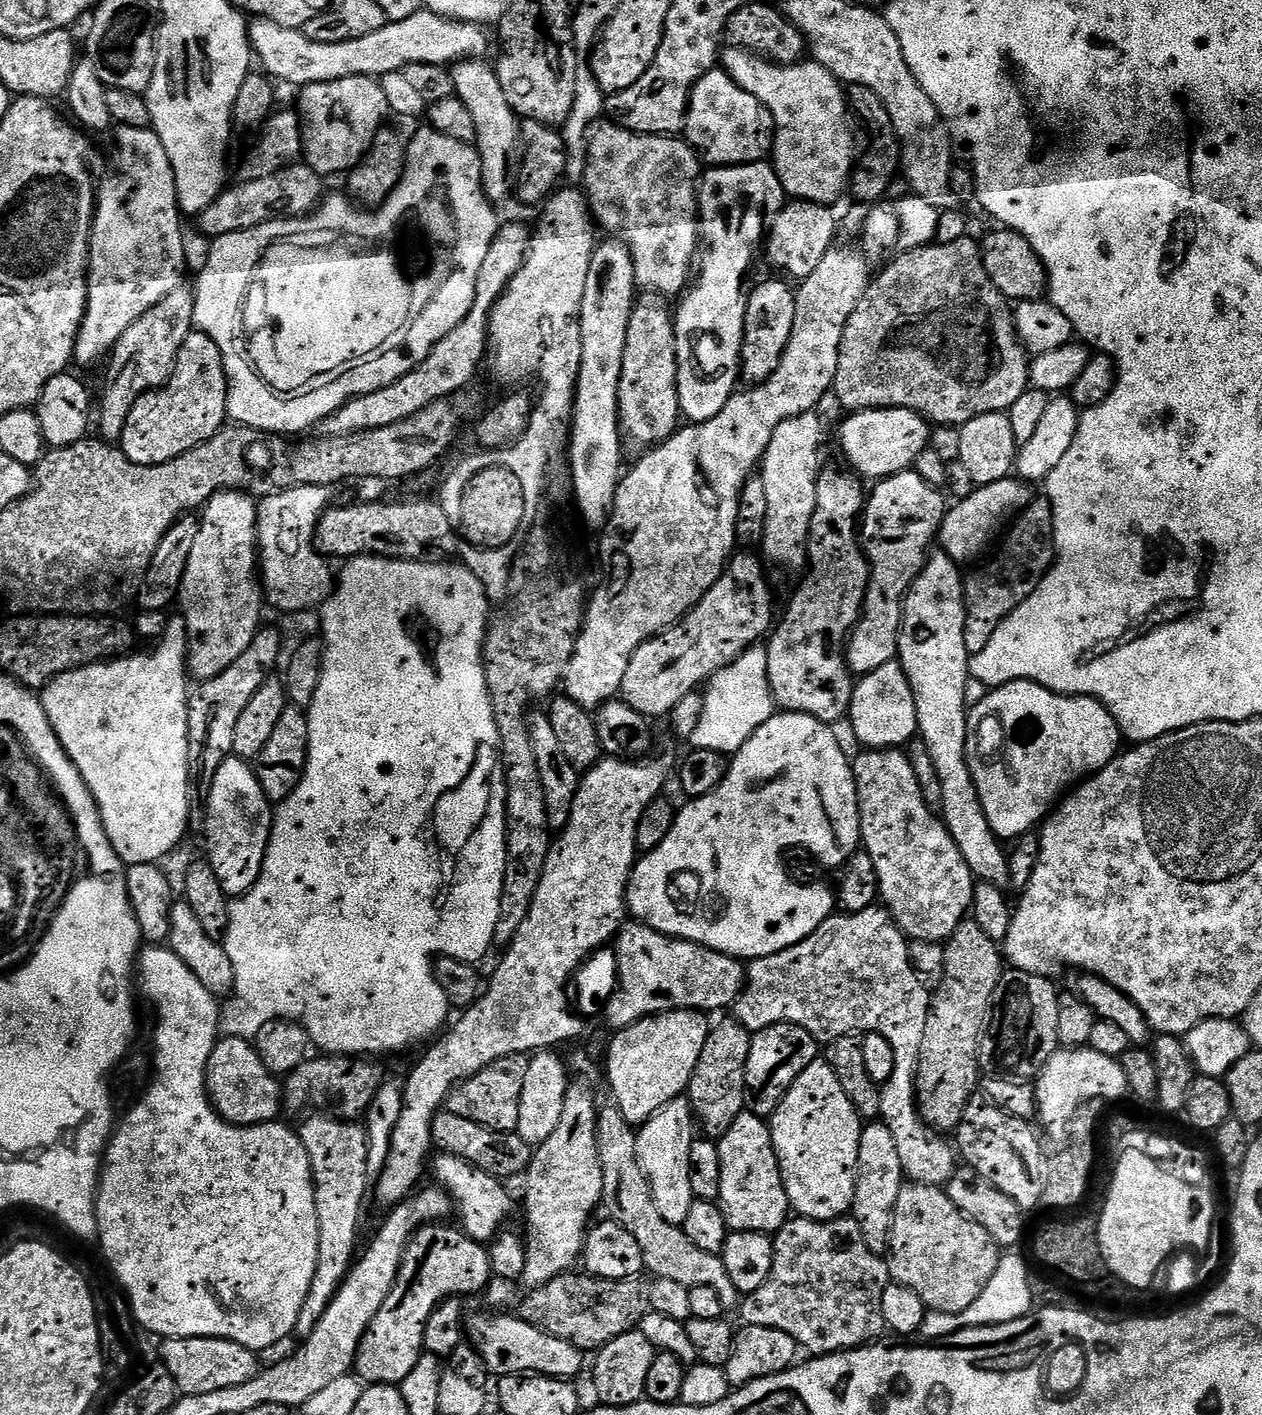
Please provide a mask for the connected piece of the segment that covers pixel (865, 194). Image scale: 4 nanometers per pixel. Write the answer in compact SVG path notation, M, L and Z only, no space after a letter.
M853 84L847 89L848 106L853 117L856 116L868 127L868 153L857 159L856 167L852 169L850 181L851 195L856 195L867 206L876 206L888 192L892 179L897 178L902 165L898 155L898 141L896 131L892 125L892 119L888 113L888 107L882 102L882 98L870 90L870 86Z

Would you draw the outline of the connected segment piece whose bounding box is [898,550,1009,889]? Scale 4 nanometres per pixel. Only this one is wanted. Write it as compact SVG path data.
M936 550L929 555L928 559L924 562L924 569L918 574L918 578L912 583L912 588L904 601L904 621L900 623L900 651L898 653L898 661L905 670L905 676L909 680L910 690L914 694L914 705L917 707L917 726L919 728L919 739L923 740L927 746L930 754L930 759L934 762L934 768L938 772L938 777L942 782L942 802L939 806L938 812L942 817L945 826L948 828L950 838L954 838L954 842L958 846L958 850L962 850L962 858L966 858L966 866L970 866L973 877L977 881L993 884L1002 889L1009 887L1008 883L1008 852L1005 845L994 834L994 830L990 826L990 822L986 818L986 814L982 810L982 802L978 798L978 790L976 783L972 777L972 771L968 765L968 713L969 709L965 707L965 689L966 682L970 677L968 671L968 661L970 657L966 650L966 638L964 637L964 582L962 579L961 569L958 567L956 561L951 560L950 557L943 552L943 550Z

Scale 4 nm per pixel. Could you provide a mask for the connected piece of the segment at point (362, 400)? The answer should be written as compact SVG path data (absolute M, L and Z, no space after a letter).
M501 223L496 229L494 242L490 242L490 250L486 250L486 258L482 261L482 270L478 271L474 306L470 306L470 314L410 374L406 374L398 382L386 386L377 392L365 396L356 396L323 421L324 436L352 436L356 432L378 430L384 426L394 426L426 410L439 400L451 398L455 392L462 392L473 383L476 371L482 368L486 360L488 346L488 319L492 308L506 290L508 284L522 266L528 253L530 228L524 224Z

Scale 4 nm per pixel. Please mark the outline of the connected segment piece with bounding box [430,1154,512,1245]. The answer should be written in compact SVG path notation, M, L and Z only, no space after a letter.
M443 1154L431 1161L430 1172L436 1175L435 1183L451 1196L455 1215L460 1215L458 1224L464 1235L483 1245L495 1240L512 1212L512 1196L504 1189L507 1187L496 1177L470 1166L470 1162Z

